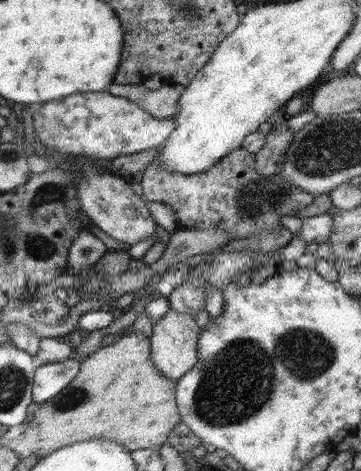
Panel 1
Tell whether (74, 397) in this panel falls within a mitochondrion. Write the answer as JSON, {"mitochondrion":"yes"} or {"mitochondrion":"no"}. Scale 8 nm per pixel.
{"mitochondrion":"yes"}

